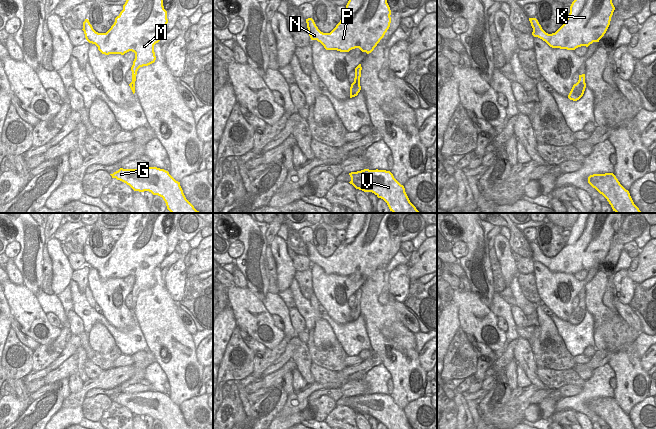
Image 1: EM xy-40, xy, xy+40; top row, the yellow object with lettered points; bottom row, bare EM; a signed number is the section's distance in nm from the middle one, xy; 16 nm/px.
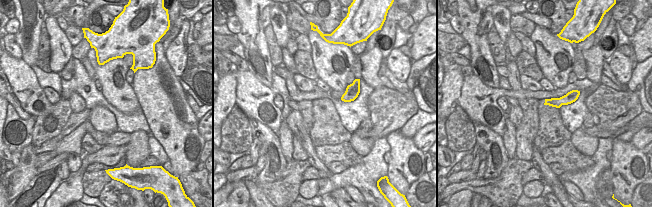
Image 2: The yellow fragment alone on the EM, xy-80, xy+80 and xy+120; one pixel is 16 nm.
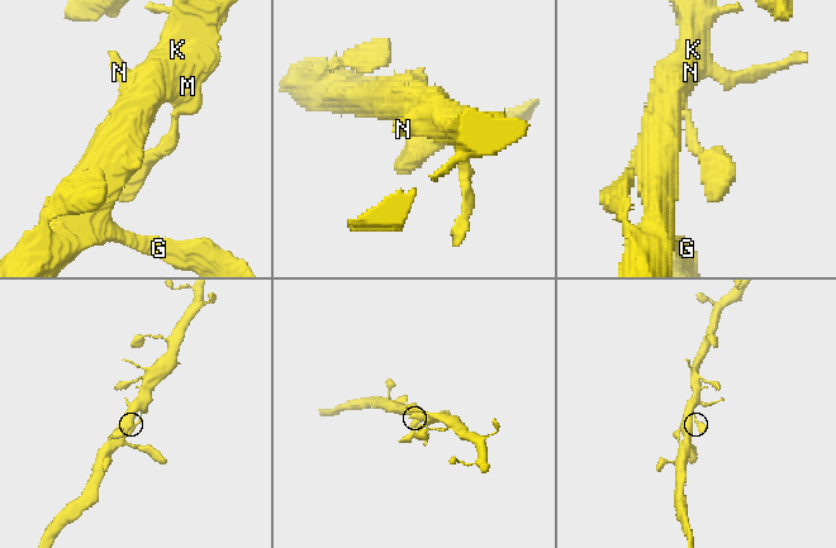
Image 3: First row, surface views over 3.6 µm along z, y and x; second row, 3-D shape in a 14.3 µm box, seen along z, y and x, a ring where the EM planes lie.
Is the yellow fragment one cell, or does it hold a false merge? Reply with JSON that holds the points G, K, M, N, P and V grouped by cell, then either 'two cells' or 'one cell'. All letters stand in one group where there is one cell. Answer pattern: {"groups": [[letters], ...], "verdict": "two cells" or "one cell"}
{"groups": [["G", "K", "M", "N", "P", "V"]], "verdict": "one cell"}

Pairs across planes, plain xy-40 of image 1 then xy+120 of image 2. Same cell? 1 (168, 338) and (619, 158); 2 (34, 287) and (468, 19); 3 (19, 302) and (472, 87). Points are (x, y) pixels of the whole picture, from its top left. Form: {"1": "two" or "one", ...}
{"1": "one", "2": "one", "3": "one"}

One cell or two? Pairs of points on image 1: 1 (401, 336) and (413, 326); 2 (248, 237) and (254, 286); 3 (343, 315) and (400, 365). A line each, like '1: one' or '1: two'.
1: two
2: one
3: two

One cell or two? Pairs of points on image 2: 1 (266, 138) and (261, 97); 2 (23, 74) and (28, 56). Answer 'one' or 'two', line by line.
1: two
2: two

